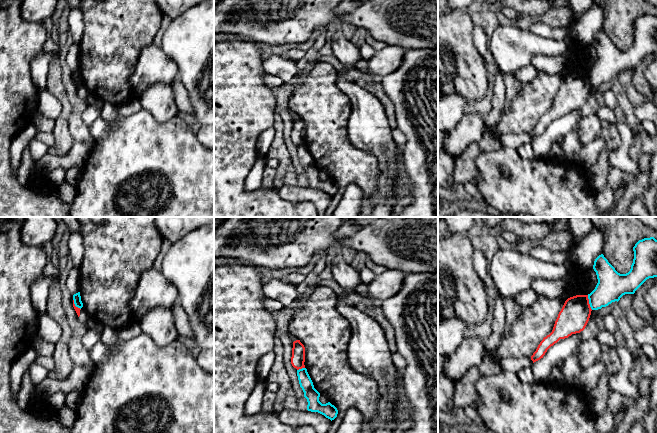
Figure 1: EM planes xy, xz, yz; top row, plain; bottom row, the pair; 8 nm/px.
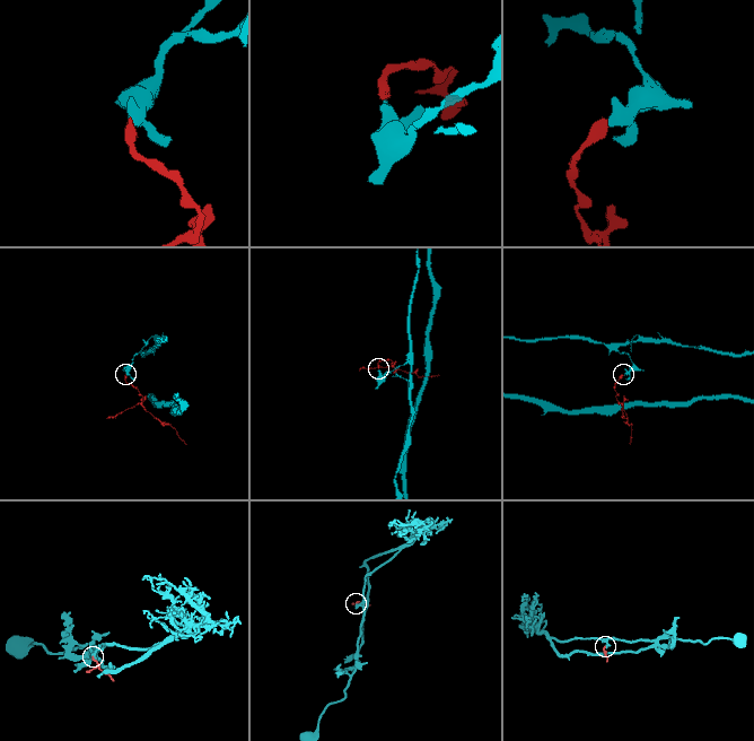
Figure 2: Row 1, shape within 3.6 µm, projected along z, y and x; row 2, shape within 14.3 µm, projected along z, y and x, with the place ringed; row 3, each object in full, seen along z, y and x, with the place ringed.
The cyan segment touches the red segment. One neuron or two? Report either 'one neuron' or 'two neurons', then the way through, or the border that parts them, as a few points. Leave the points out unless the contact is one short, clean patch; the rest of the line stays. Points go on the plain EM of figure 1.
two neurons; border along yz (587, 71), (589, 82), (592, 85)

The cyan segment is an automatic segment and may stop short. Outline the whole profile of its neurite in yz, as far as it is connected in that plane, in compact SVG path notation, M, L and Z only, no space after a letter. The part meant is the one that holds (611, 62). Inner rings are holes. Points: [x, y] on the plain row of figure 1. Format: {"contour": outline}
{"contour": "M654 13L639 16L633 27L633 39L626 50L618 49L603 30L595 35L593 45L598 59L588 70L592 86L618 78L625 70L634 70L647 55L657 53L657 16Z"}

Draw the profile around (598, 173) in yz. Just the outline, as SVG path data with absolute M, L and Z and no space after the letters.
M604 150L595 164L586 169L588 178L596 192L604 189L607 183L608 173L611 168L608 158L612 152L612 150Z

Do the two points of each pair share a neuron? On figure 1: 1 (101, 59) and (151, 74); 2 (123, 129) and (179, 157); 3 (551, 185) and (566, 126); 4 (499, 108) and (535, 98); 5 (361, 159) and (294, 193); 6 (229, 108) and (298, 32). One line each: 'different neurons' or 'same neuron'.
1: different neurons
2: same neuron
3: different neurons
4: different neurons
5: different neurons
6: different neurons

